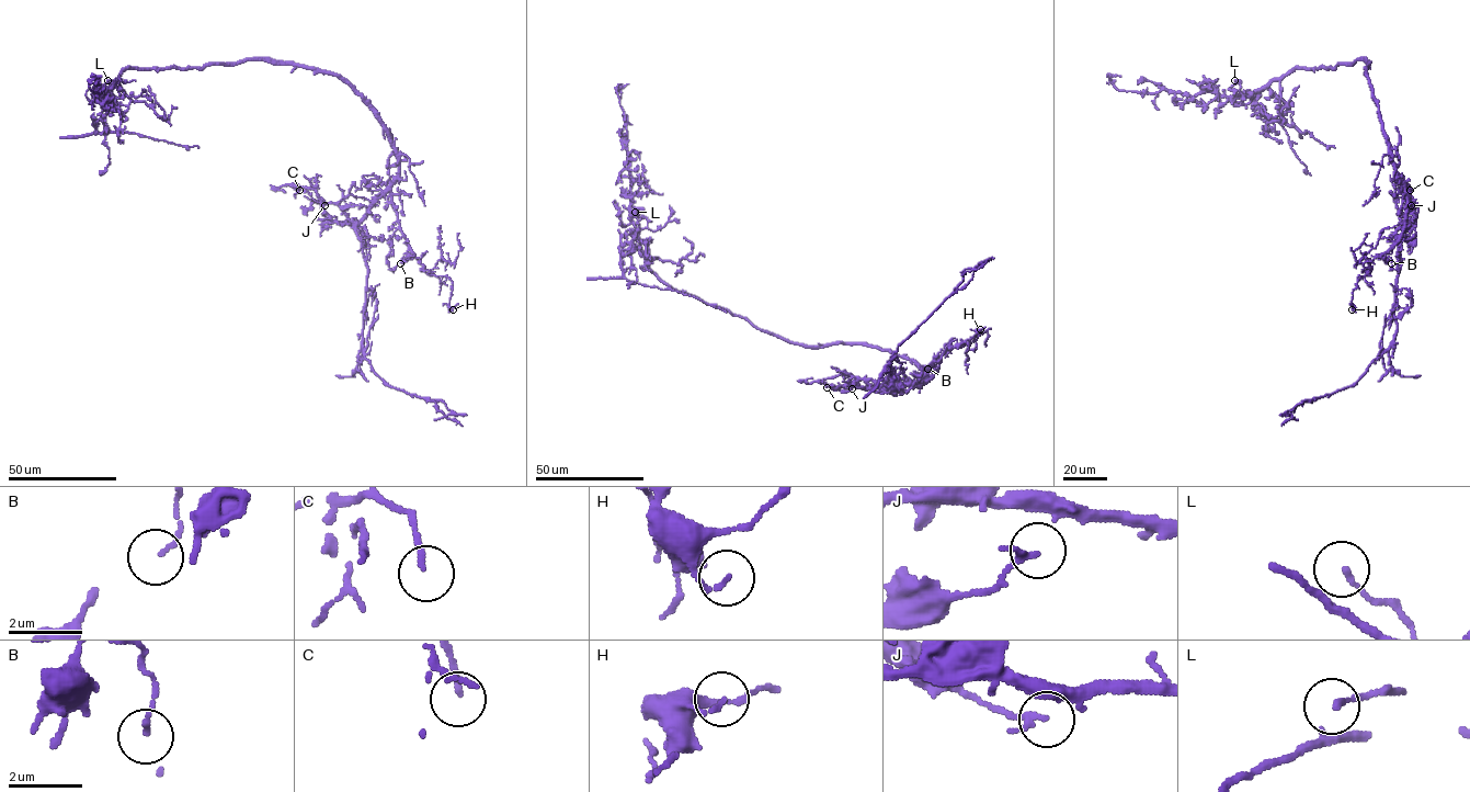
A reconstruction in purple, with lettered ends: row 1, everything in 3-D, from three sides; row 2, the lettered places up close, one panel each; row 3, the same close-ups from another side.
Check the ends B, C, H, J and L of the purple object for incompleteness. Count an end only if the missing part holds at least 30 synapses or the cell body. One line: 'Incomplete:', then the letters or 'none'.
Incomplete: none

